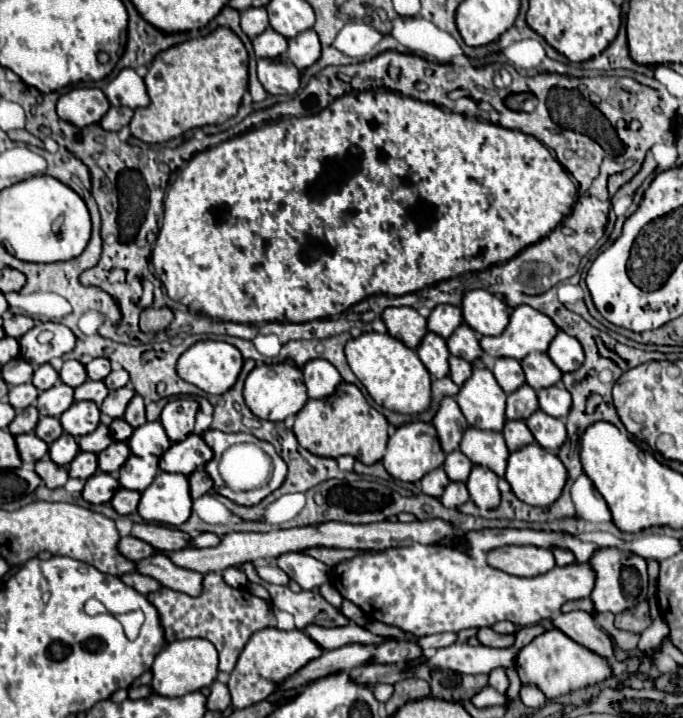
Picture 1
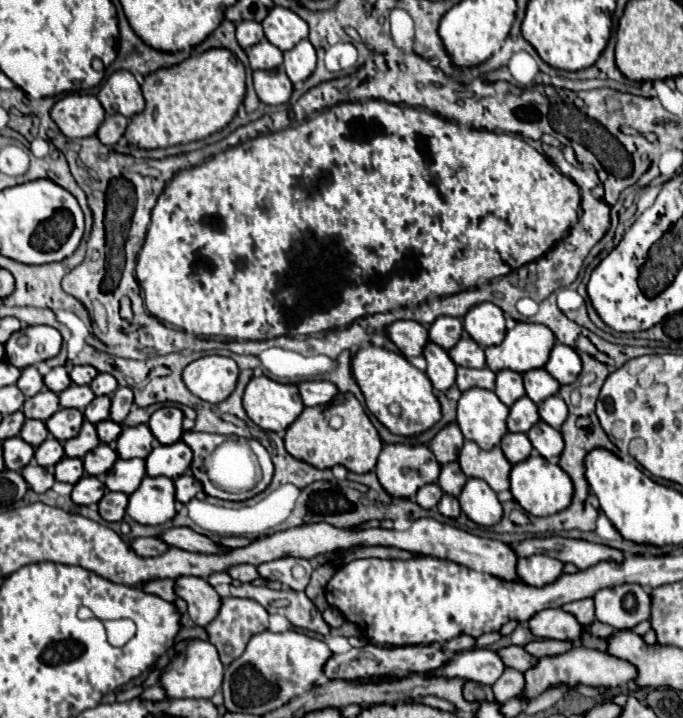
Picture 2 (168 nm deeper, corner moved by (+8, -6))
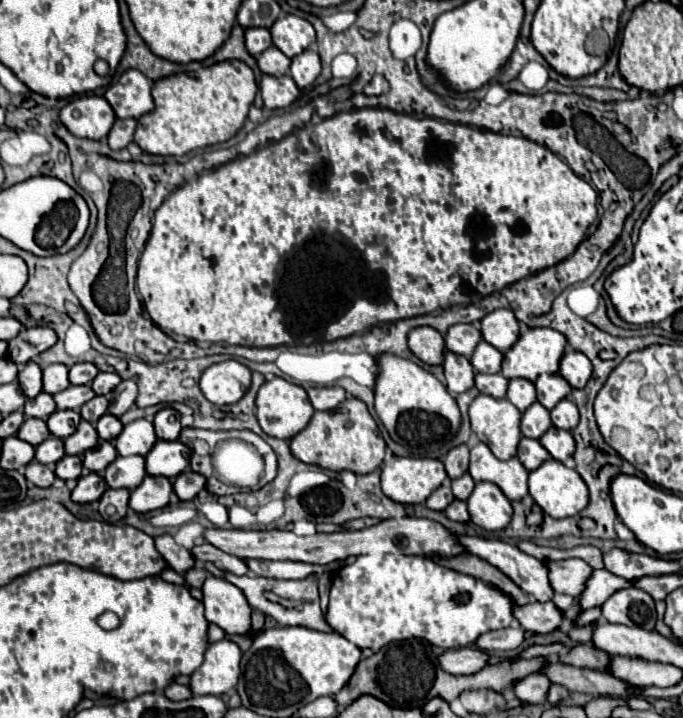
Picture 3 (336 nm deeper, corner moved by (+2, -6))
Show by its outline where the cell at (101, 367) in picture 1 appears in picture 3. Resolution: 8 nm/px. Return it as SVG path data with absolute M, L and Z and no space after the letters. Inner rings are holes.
M74 364L70 368L70 384L92 384L96 378L98 368L94 364Z

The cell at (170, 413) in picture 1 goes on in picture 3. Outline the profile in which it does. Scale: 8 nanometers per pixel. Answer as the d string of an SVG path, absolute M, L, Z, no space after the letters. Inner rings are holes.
M162 408L154 418L154 428L160 440L178 440L182 432L180 414L174 408Z

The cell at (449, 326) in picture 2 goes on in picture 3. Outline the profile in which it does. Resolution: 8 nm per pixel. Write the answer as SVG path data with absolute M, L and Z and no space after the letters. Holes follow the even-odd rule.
M454 324L444 334L444 340L446 340L446 348L450 352L470 358L476 344L482 340L482 334L472 324Z

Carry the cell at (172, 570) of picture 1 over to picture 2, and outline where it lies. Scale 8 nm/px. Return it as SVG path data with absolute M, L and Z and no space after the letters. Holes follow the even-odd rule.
M182 576L176 580L176 592L188 604L188 616L196 626L206 626L220 612L218 592L204 580L196 576Z

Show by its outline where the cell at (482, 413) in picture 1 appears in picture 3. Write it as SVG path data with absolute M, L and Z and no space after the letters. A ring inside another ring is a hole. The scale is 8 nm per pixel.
M478 394L470 408L470 428L484 442L496 458L508 460L516 454L520 434L520 410L506 398L492 398Z

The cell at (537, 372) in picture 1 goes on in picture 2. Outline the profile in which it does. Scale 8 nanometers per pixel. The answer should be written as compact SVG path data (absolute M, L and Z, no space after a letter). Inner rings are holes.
M536 368L524 374L524 388L526 388L526 396L534 404L542 404L548 396L558 394L560 384L544 368Z

